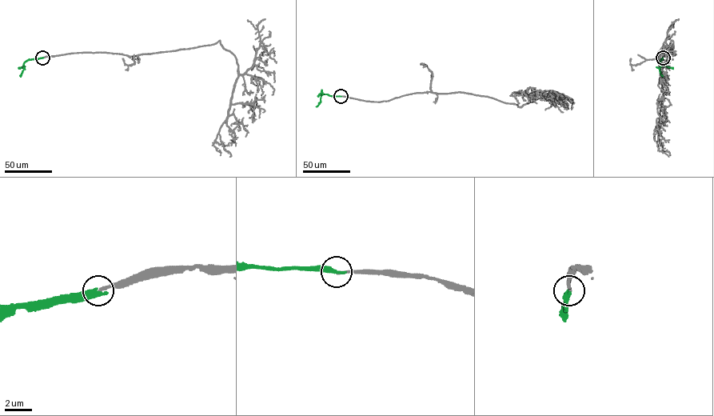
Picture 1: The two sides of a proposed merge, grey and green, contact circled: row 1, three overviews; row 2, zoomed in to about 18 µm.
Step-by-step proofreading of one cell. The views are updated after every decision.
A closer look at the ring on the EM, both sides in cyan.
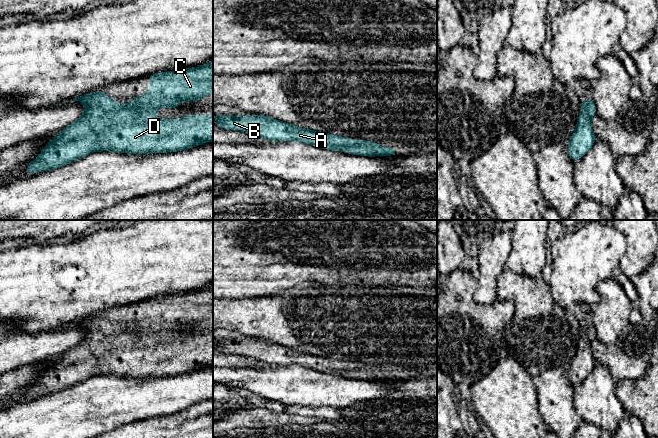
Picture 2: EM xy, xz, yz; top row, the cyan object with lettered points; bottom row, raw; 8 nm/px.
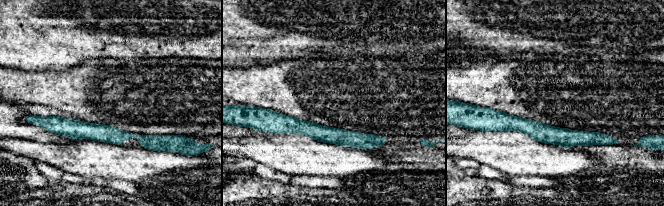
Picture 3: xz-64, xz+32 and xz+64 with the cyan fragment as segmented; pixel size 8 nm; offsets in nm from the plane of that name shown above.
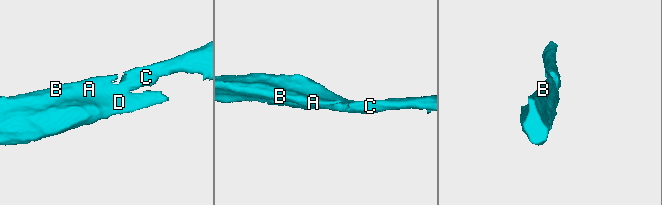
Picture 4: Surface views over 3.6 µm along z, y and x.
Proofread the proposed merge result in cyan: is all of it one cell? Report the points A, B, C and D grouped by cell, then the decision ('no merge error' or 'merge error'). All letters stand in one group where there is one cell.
groups A B C D; no merge error

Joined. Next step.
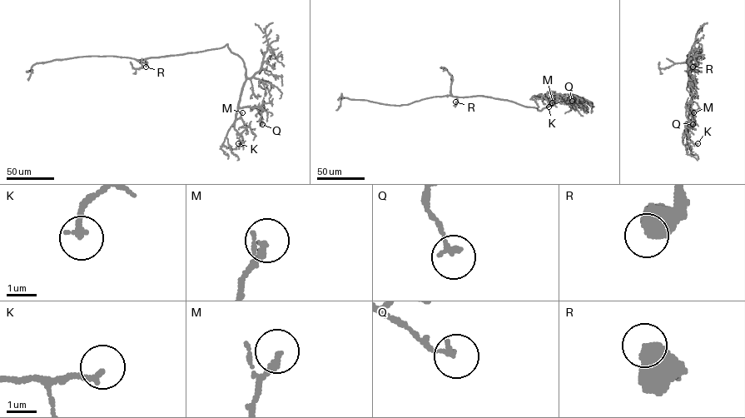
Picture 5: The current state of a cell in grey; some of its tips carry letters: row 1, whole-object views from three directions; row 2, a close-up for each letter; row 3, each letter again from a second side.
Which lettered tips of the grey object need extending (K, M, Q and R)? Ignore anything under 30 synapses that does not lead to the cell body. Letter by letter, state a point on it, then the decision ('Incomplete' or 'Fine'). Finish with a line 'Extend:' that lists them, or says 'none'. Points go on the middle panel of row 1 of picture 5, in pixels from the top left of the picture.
K: Place: (548, 106). Fine
M: Place: (552, 102). Fine
Q: Place: (572, 101). Fine
R: Place: (455, 102). Fine
Extend: none

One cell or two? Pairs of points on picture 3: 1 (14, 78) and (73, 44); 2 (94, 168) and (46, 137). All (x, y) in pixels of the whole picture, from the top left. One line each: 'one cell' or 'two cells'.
1: two cells
2: two cells

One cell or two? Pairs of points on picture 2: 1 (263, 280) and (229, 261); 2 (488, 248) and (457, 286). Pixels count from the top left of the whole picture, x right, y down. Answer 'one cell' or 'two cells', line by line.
1: one cell
2: two cells

